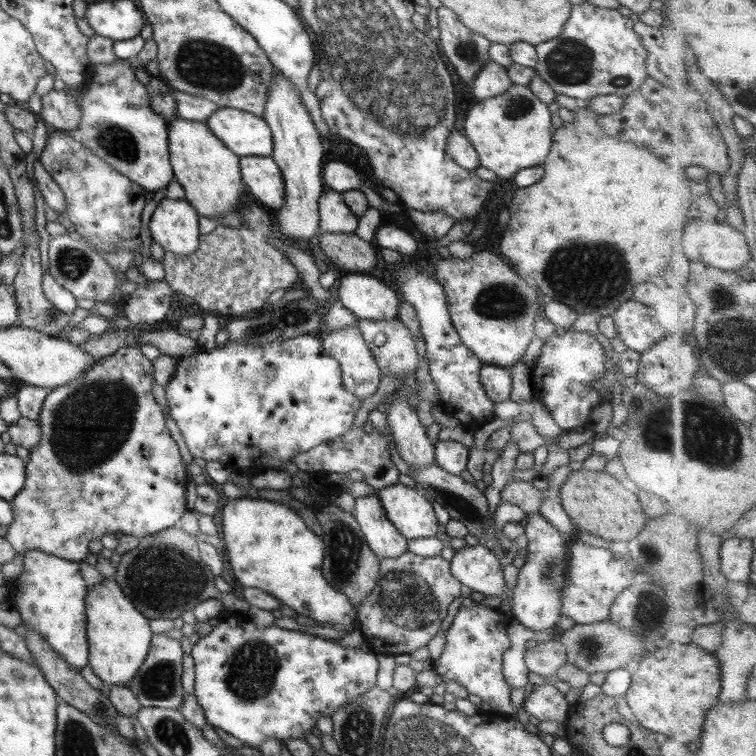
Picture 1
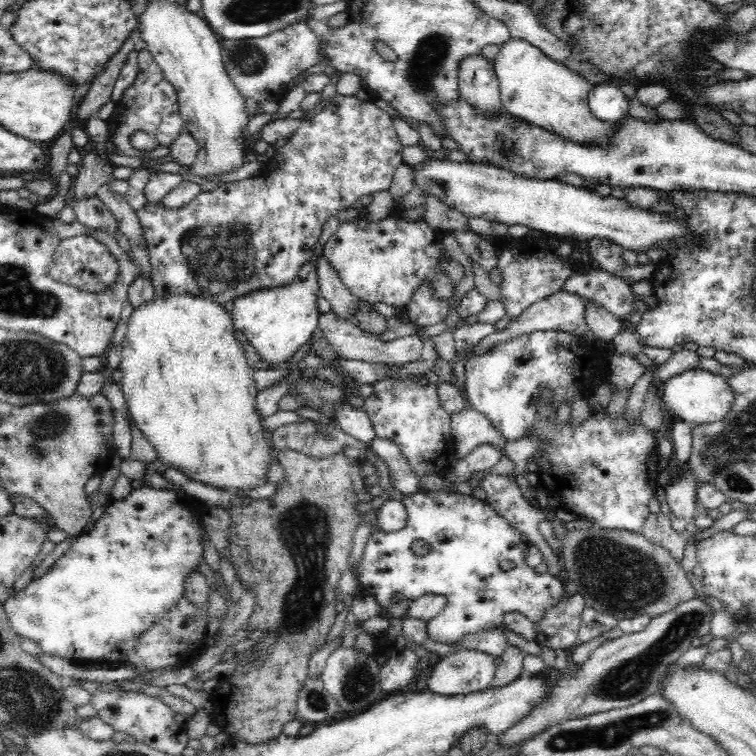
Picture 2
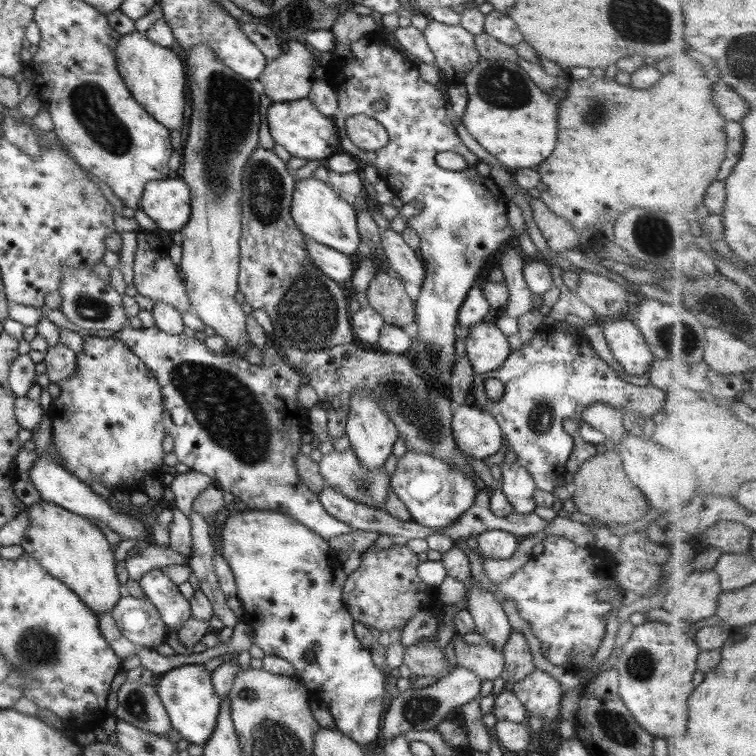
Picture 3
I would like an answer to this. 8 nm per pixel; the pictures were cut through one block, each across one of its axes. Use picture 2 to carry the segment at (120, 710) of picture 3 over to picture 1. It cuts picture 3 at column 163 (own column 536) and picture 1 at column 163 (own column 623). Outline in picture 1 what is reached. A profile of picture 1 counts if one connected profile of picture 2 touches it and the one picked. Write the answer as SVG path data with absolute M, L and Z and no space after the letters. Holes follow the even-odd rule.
M162 634L152 635L147 657L126 687L135 694L135 700L138 700L143 708L153 708L155 706L179 709L185 695L181 686L182 662L183 652L179 641Z

